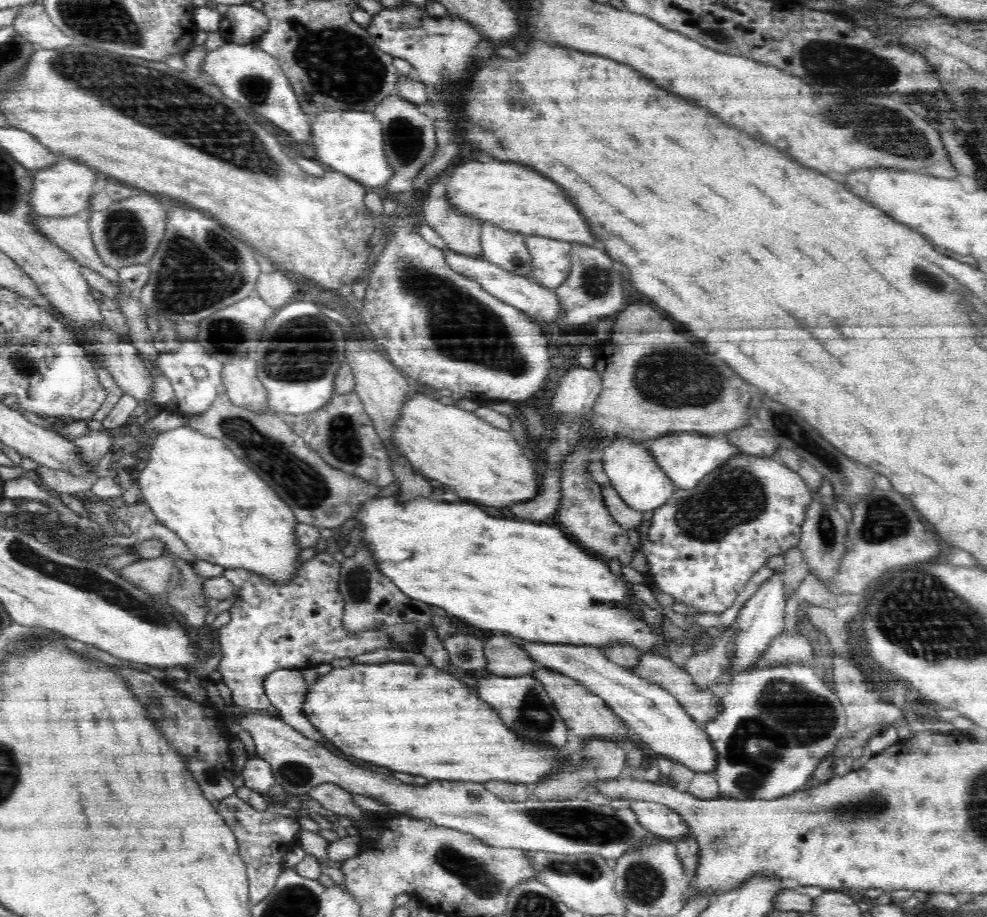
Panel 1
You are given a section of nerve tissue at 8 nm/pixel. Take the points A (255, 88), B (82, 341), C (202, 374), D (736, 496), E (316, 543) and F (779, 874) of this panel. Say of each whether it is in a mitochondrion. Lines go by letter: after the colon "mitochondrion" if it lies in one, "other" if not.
A: mitochondrion
B: other
C: other
D: mitochondrion
E: other
F: other

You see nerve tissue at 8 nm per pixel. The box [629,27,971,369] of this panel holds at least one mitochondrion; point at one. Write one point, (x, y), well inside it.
(883, 126)

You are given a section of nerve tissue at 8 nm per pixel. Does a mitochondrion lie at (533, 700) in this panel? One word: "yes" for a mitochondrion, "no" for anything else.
yes

